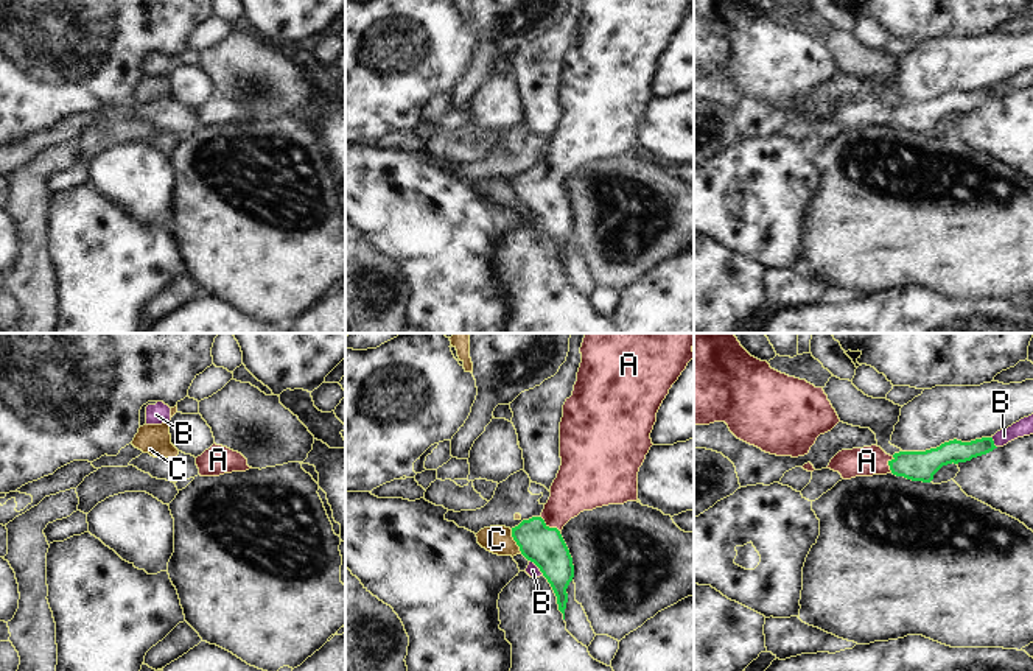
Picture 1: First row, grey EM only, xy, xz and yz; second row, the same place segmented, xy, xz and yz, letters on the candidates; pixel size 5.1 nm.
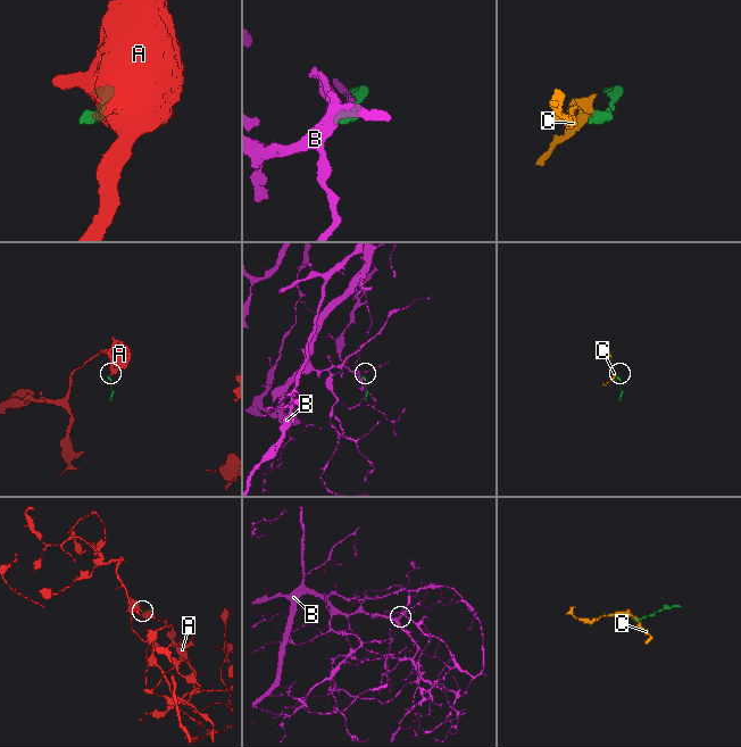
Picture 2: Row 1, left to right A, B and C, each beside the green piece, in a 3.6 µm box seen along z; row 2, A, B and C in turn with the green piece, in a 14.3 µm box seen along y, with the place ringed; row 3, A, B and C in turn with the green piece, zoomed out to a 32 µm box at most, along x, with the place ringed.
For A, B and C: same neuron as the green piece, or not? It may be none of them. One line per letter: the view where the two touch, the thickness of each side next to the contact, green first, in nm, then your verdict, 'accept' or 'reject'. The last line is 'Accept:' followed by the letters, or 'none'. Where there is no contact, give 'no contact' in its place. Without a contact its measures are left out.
A: xz | 200/240 nm | accept
B: xz | 200/70 nm | reject
C: xz | 200/140 nm | reject
Accept: A

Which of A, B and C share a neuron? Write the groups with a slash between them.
A / B / C

